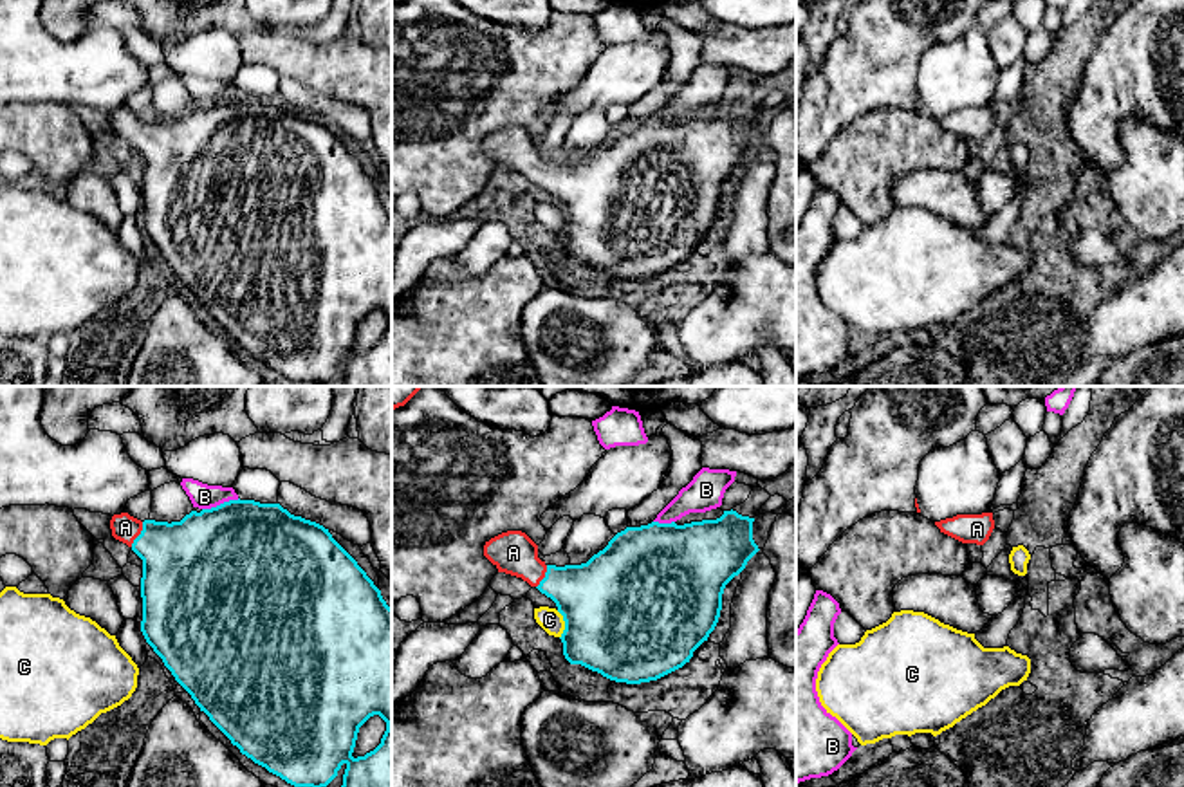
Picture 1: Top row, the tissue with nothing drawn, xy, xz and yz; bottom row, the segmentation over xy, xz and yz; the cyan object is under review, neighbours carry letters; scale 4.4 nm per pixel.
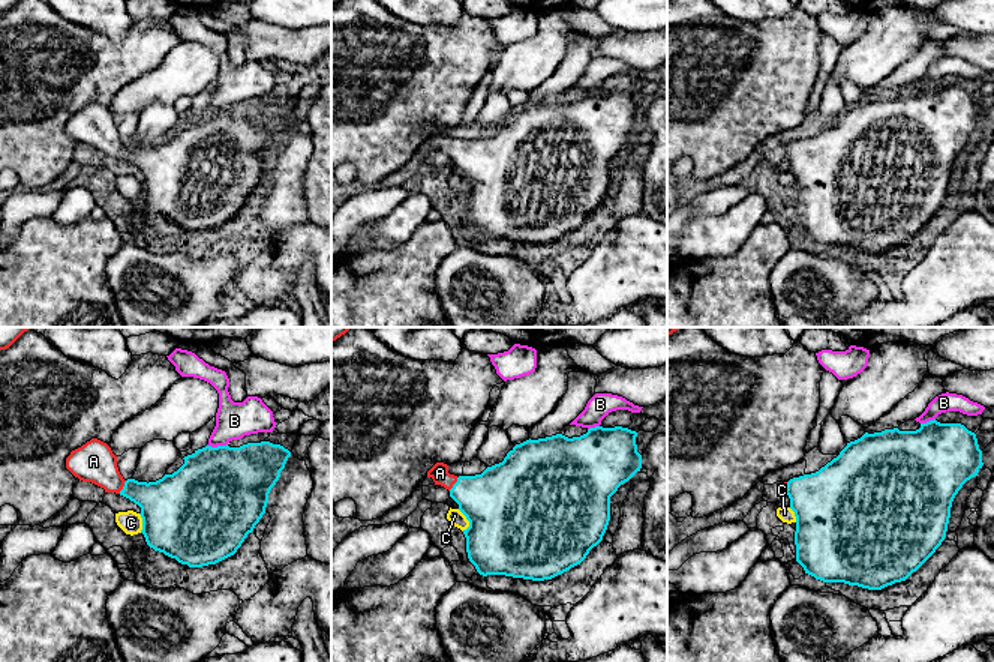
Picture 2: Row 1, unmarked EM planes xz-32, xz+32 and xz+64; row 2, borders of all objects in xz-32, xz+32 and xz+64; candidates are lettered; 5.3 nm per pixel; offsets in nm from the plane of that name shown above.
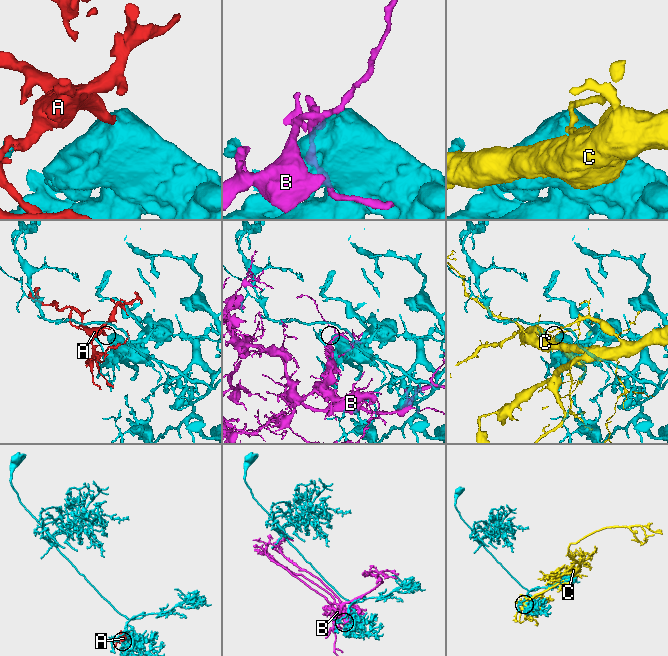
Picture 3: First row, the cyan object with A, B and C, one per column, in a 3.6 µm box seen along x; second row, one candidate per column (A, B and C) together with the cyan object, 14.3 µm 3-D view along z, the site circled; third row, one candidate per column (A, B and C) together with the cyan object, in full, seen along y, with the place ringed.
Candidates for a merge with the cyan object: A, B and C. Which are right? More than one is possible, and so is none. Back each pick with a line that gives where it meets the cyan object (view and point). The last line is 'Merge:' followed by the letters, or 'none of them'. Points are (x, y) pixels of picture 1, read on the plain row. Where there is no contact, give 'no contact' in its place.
A: xy (139, 130)
Merge: A

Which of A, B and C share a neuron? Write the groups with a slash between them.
A / B / C

